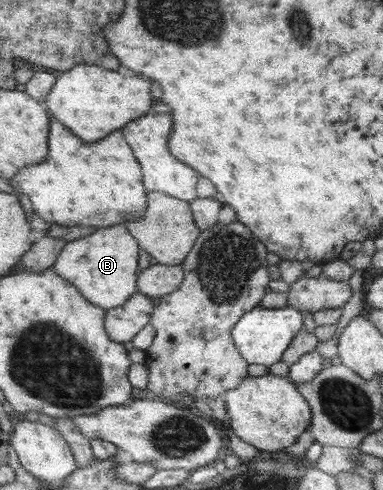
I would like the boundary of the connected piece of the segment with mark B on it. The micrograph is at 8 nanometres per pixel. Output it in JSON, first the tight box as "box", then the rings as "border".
{"box":[53,227,141,310],"border":[[[120,227],[98,228],[92,235],[70,241],[58,256],[53,270],[74,284],[90,303],[106,310],[120,307],[138,292],[139,255],[141,244],[128,233],[129,229]]]}

